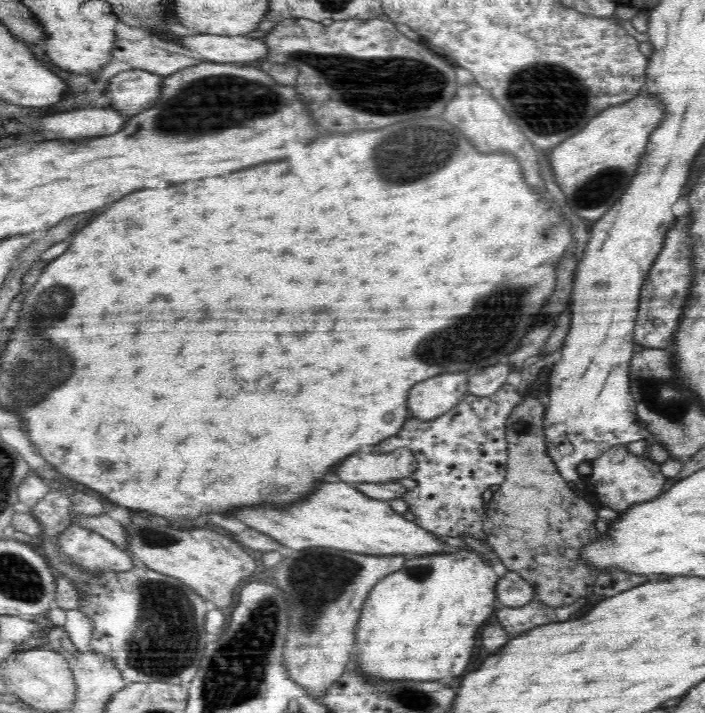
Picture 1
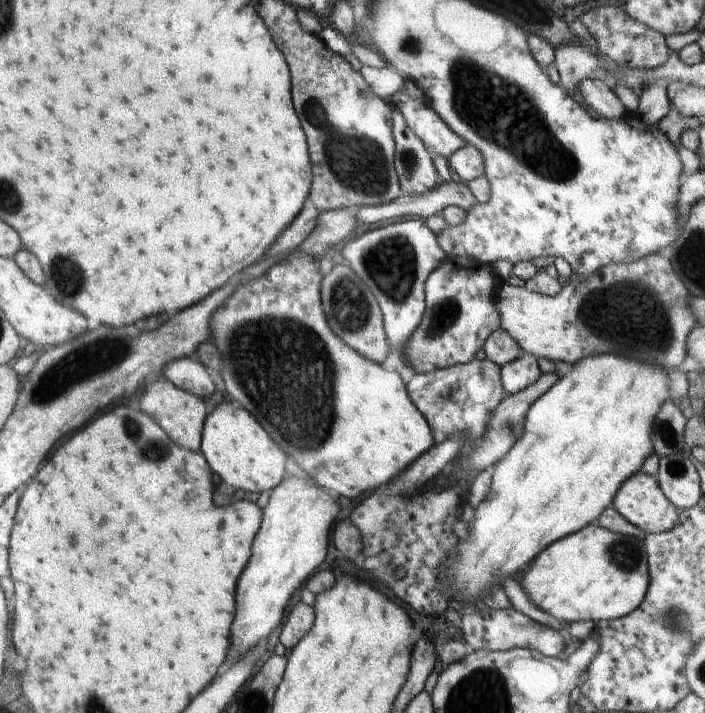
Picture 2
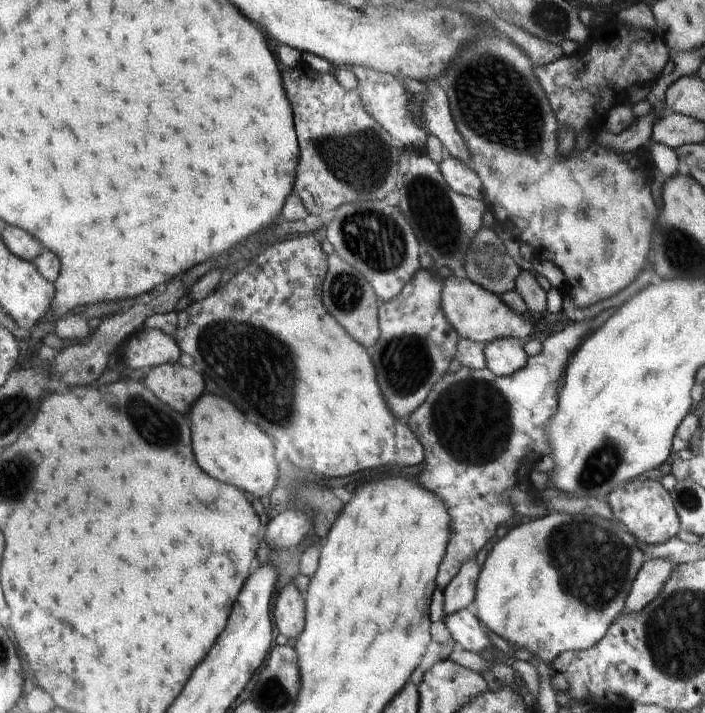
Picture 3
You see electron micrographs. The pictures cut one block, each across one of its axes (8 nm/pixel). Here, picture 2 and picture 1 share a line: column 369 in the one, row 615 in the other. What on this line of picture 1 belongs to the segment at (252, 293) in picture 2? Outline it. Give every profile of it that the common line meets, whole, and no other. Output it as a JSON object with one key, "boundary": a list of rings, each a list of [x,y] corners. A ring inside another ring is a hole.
{"boundary":[[[457,549],[454,553],[444,552],[444,554],[432,554],[432,556],[408,556],[402,569],[391,572],[388,576],[381,578],[366,597],[358,619],[357,629],[355,630],[355,641],[358,650],[352,655],[351,664],[355,663],[361,674],[365,674],[369,678],[377,678],[377,680],[420,680],[420,682],[428,682],[428,680],[438,680],[438,678],[462,676],[466,672],[468,664],[470,664],[468,658],[472,660],[476,638],[478,638],[478,630],[488,622],[488,618],[495,611],[494,600],[497,599],[496,588],[498,580],[499,578],[494,573],[494,569],[472,550]]]}

